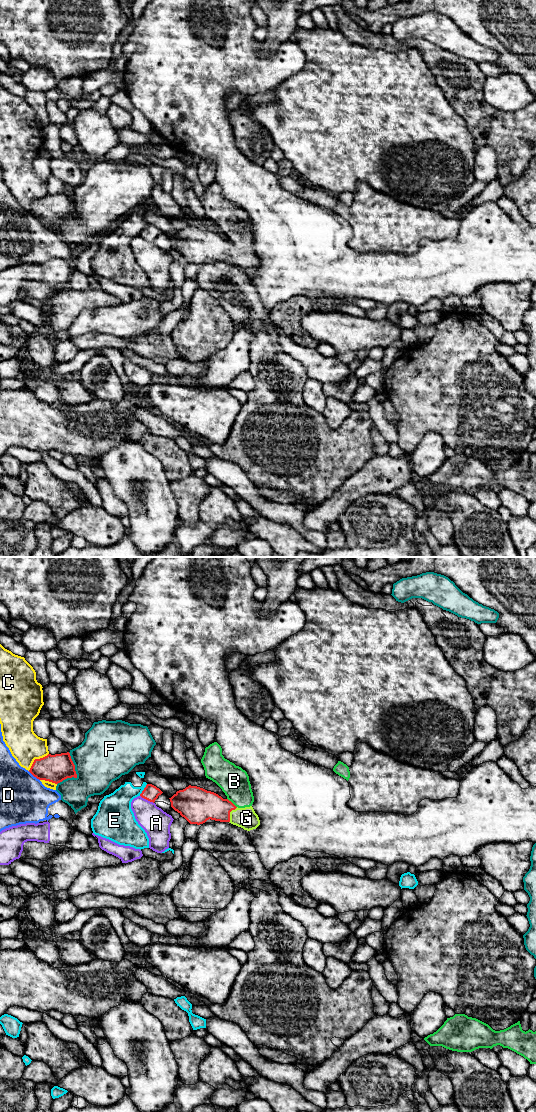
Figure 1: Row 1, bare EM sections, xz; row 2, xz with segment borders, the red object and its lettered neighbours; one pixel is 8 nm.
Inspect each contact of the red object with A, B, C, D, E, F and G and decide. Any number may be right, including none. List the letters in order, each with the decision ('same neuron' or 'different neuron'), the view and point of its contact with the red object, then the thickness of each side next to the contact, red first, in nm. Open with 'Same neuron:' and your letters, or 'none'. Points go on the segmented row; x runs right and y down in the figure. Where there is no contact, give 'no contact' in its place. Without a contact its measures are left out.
Same neuron: G
A: different neuron | xz (147, 799) | 120/220 nm
B: different neuron | xz (232, 803) | 260/240 nm
C: different neuron | xz (36, 759) | 220/260 nm
D: different neuron | xz (34, 776) | 220/380 nm
E: different neuron | xz (143, 790) | 120/220 nm
F: different neuron | xz (76, 774) | 220/400 nm
G: same neuron | xz (229, 814) | 260/170 nm

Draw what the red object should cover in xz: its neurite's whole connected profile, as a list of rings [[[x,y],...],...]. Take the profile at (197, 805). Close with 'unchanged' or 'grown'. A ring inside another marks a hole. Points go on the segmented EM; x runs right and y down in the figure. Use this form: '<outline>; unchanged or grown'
[[[189,785],[177,791],[170,799],[171,807],[190,824],[203,824],[207,820],[229,822],[250,831],[260,825],[252,806],[236,807],[228,799],[197,786]]]; grown

